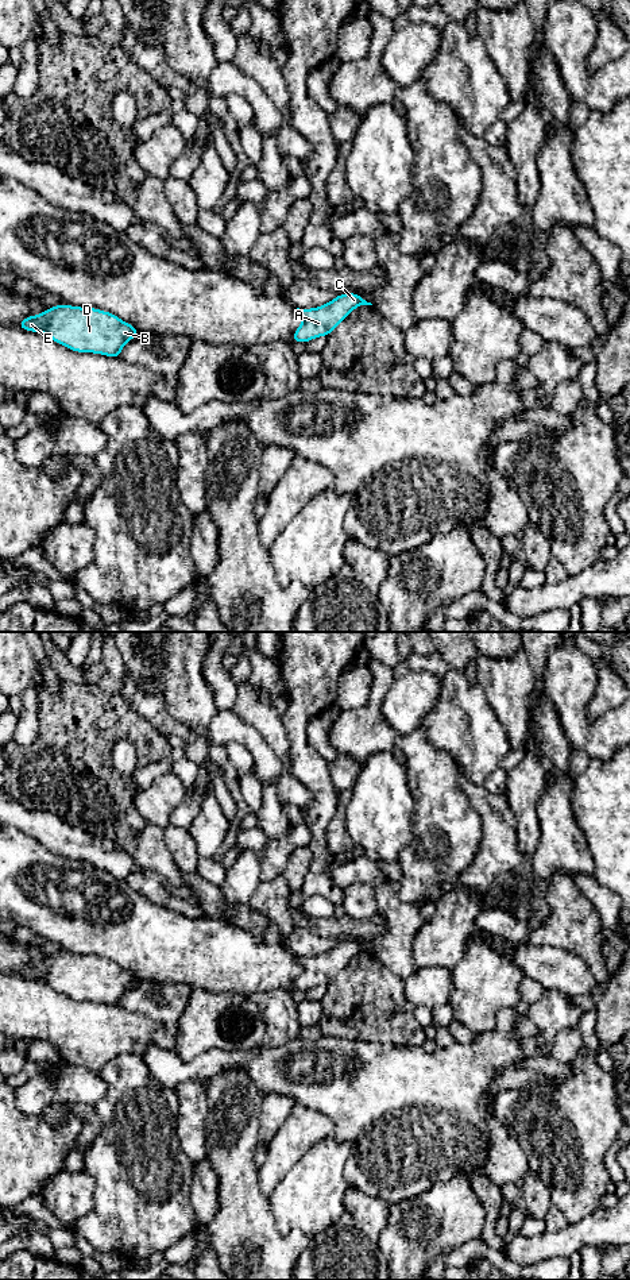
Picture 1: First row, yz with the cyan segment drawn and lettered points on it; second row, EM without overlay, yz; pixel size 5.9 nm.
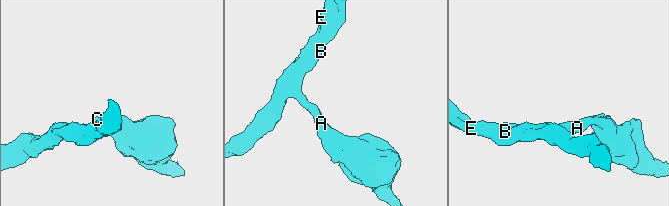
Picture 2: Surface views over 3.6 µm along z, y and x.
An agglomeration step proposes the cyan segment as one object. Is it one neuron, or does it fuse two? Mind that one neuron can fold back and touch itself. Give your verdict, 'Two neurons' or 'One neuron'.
One neuron

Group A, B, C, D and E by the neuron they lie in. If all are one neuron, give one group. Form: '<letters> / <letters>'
A B C D E

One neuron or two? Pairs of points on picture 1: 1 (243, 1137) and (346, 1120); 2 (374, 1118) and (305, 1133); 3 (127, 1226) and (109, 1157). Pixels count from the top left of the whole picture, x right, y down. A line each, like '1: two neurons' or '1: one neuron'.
1: two neurons
2: two neurons
3: one neuron

